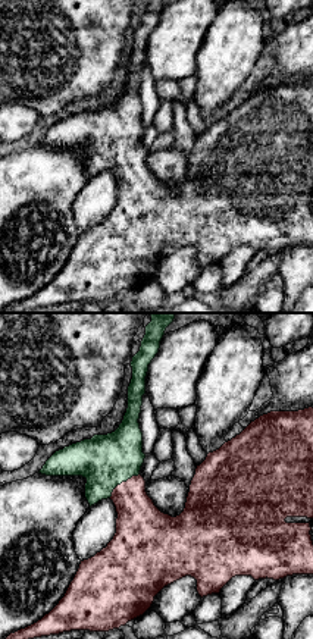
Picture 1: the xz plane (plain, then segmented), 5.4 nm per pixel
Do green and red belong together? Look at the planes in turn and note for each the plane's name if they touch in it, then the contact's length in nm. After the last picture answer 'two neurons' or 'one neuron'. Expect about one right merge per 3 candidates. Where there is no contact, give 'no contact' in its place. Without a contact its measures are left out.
contact in xz; length 220 nm

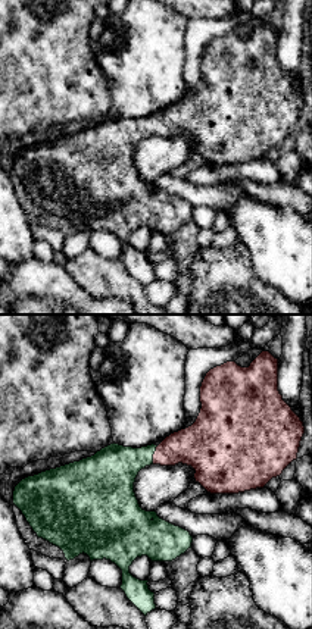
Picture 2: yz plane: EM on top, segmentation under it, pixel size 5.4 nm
contact in yz; length 110 nm

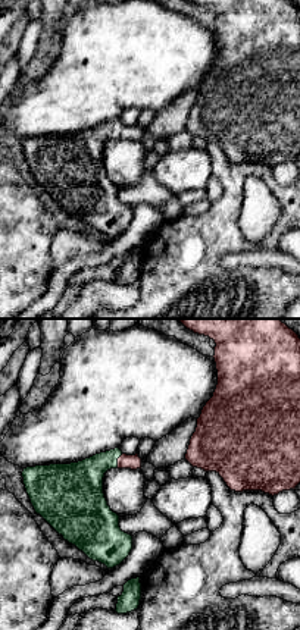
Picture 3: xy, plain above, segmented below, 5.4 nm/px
contact in xy; length 80 nm

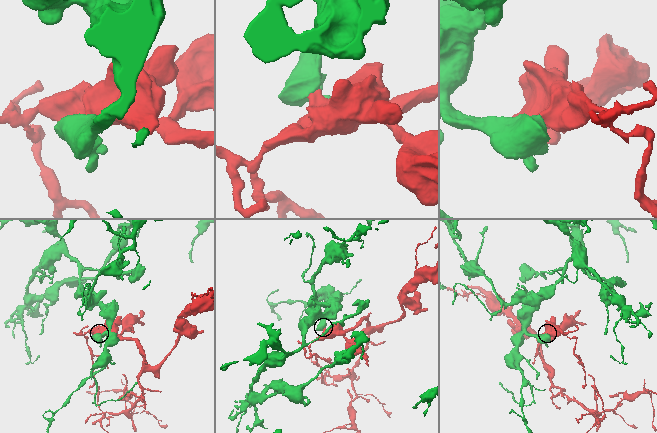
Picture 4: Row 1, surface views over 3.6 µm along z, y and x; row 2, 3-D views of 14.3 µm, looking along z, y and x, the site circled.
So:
one neuron

